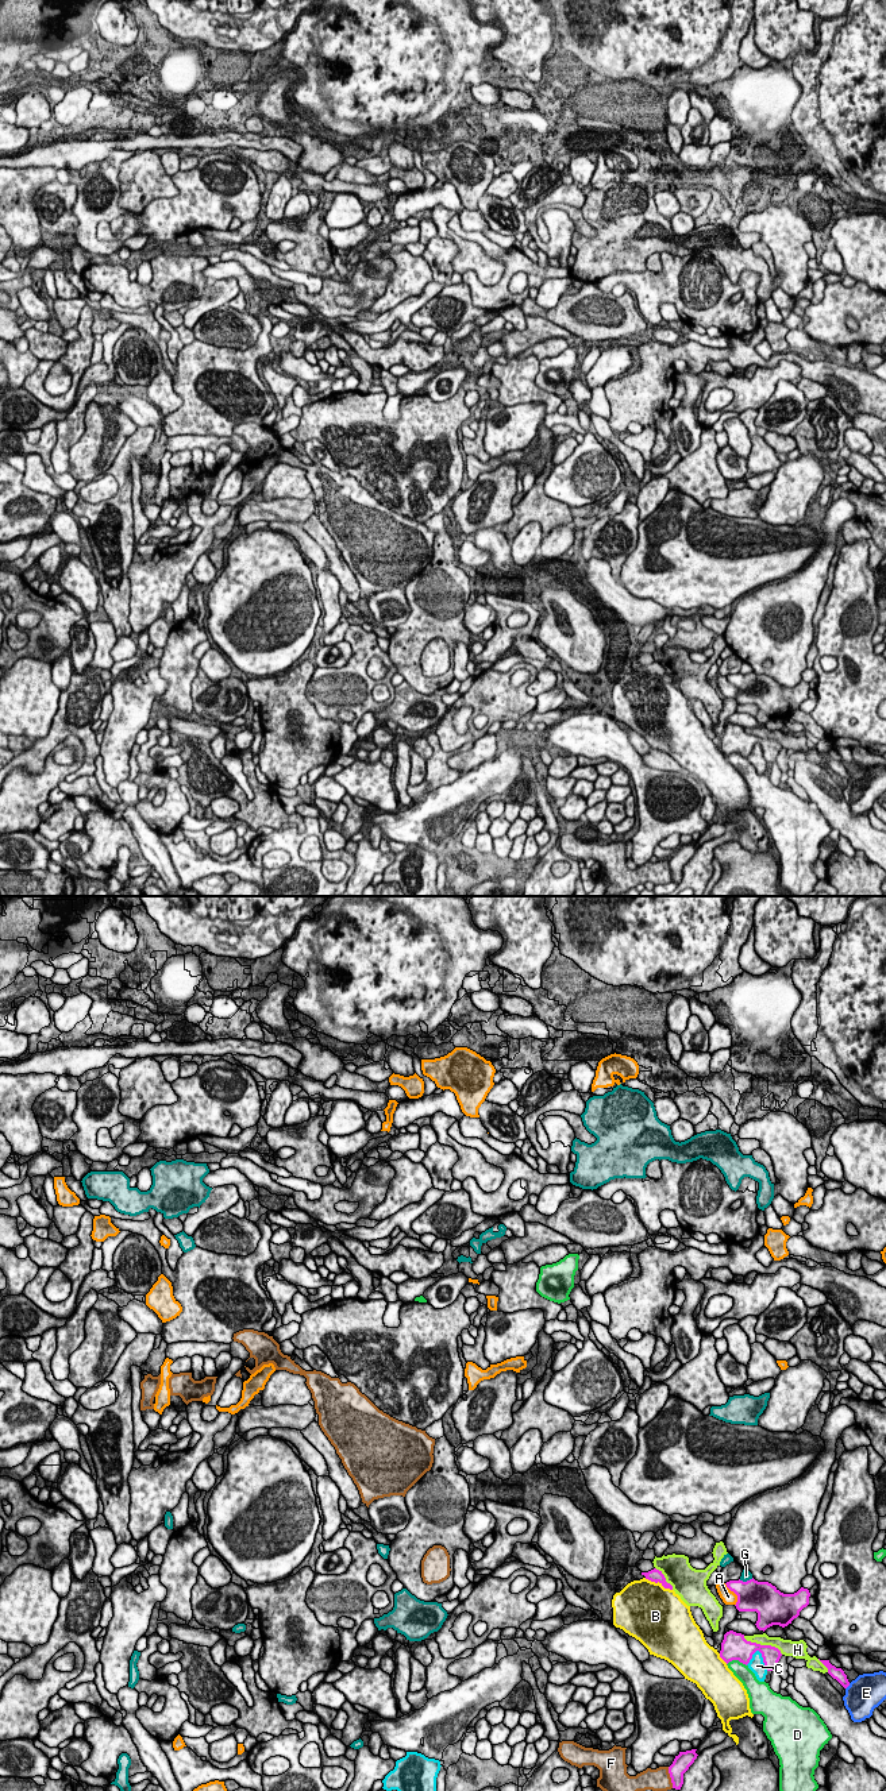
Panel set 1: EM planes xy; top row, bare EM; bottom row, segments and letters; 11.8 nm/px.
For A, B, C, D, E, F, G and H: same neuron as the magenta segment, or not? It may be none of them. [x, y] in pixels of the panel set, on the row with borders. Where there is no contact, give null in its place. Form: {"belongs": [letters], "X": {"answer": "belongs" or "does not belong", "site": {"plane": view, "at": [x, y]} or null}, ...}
{"belongs": [], "A": {"answer": "does not belong", "site": {"plane": "xy", "at": [735, 1593]}}, "B": {"answer": "does not belong", "site": {"plane": "xy", "at": [658, 1581]}}, "C": {"answer": "does not belong", "site": {"plane": "xy", "at": [763, 1660]}}, "D": {"answer": "does not belong", "site": {"plane": "xy", "at": [736, 1659]}}, "E": {"answer": "does not belong", "site": {"plane": "xy", "at": [848, 1685]}}, "F": {"answer": "does not belong", "site": {"plane": "xy", "at": [670, 1776]}}, "G": {"answer": "does not belong", "site": {"plane": "xy", "at": [747, 1581]}}, "H": {"answer": "does not belong", "site": {"plane": "xy", "at": [763, 1645]}}}

